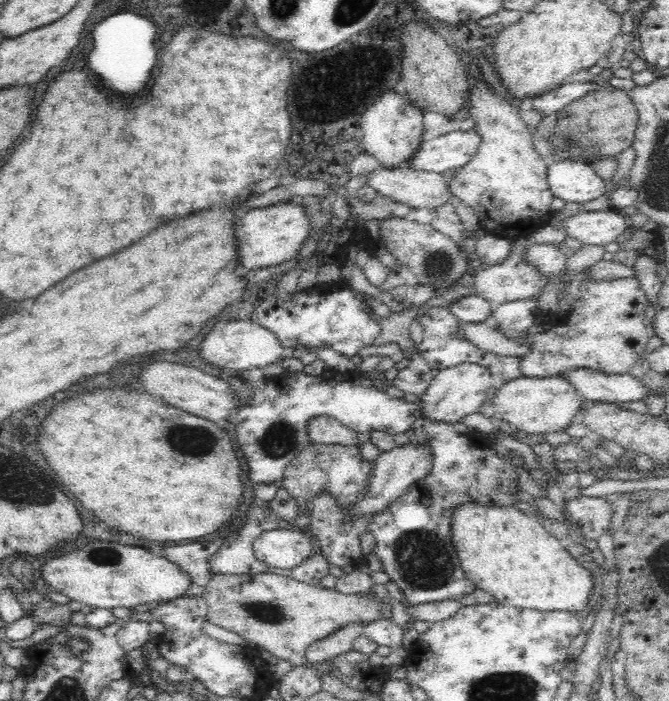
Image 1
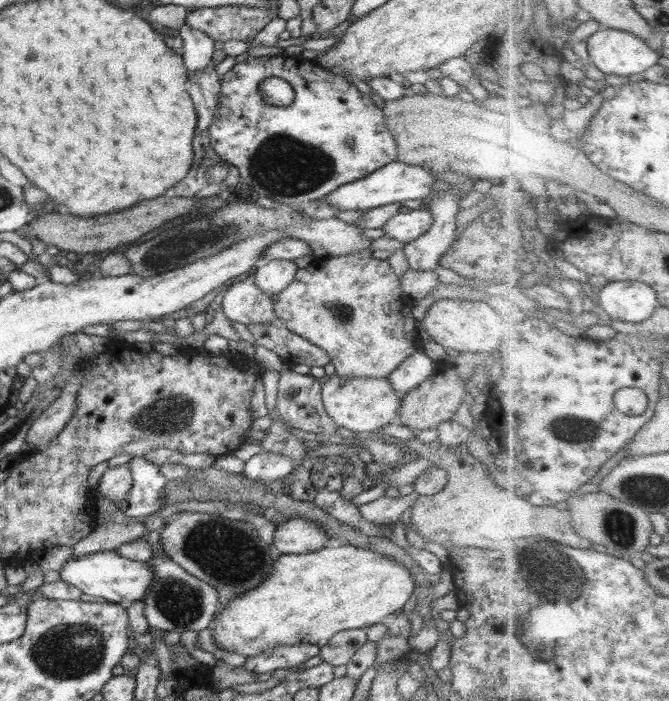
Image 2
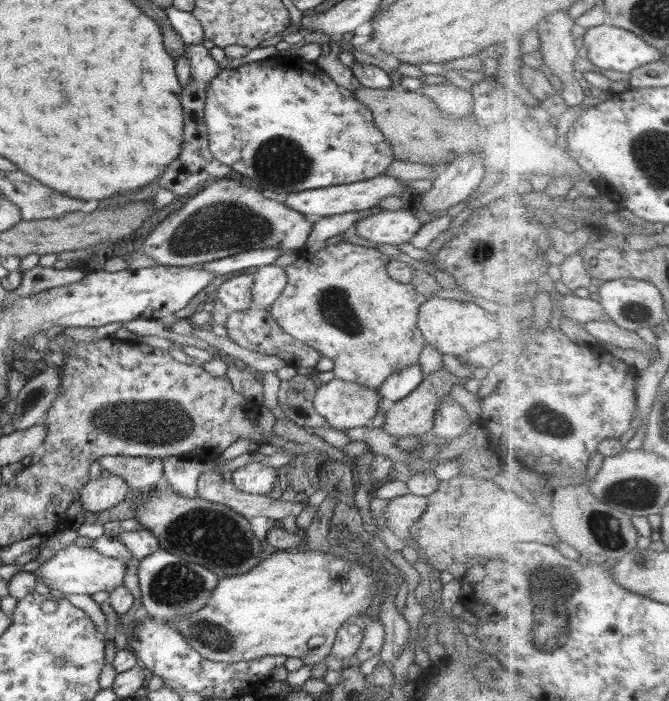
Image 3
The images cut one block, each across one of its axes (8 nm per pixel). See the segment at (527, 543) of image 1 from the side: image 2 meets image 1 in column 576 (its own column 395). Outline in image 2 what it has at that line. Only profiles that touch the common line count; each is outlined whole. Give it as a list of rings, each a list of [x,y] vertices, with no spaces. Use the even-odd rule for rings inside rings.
[[[335,543],[314,552],[275,555],[270,576],[258,588],[244,592],[244,596],[230,598],[223,609],[217,612],[210,627],[218,648],[242,656],[258,656],[275,646],[306,643],[323,647],[338,632],[378,624],[384,616],[402,609],[411,598],[414,588],[410,569],[398,560],[390,560],[370,548]]]

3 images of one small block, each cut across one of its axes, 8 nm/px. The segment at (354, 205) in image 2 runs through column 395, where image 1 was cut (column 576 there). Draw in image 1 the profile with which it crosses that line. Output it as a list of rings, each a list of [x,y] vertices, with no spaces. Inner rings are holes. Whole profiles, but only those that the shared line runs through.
[[[582,161],[551,162],[547,170],[548,185],[553,195],[565,202],[590,202],[606,196],[609,182],[600,178],[590,164]]]

